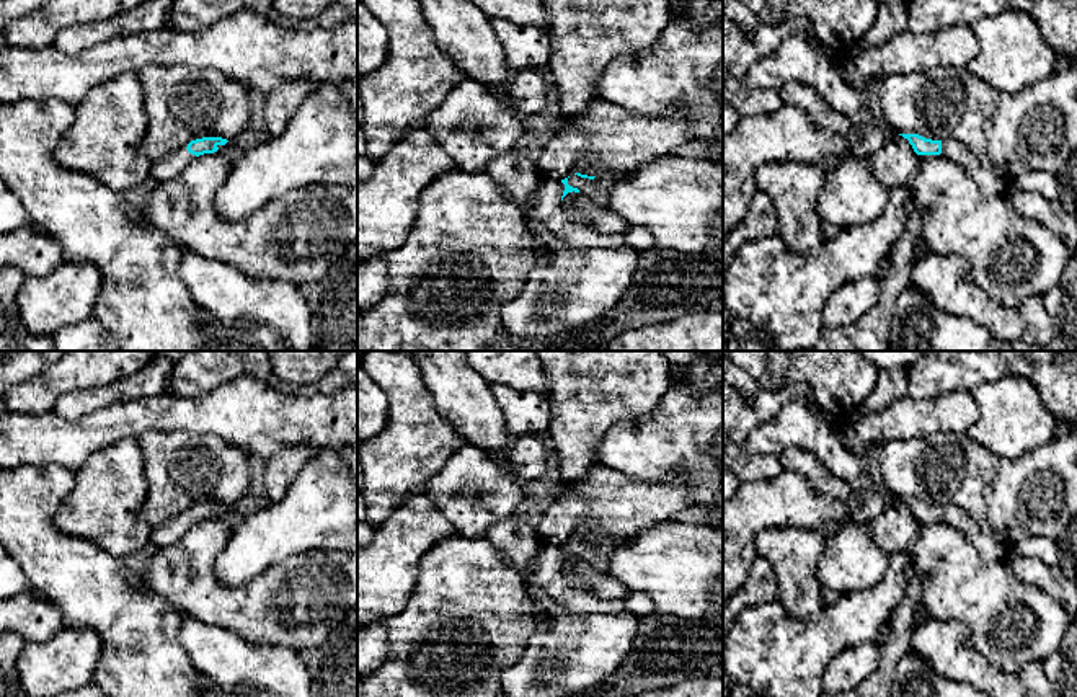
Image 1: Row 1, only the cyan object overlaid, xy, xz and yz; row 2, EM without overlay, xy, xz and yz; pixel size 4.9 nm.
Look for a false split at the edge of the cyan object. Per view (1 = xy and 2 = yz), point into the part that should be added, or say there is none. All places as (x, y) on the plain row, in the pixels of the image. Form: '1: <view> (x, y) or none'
1: xy (167, 534)
2: yz (989, 547)

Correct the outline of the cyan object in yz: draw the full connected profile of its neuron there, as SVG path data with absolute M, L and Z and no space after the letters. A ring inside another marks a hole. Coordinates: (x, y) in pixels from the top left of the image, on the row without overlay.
M919 499L899 501L909 506L920 527L943 522L960 529L986 562L999 562L1005 557L1007 547L964 509L955 504L932 506Z

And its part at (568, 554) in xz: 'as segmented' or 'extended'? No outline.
extended

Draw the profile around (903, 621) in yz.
M914 566L906 568L904 597L894 607L888 622L889 633L881 645L881 659L876 671L860 686L839 692L822 692L821 697L891 697L896 669L901 659L911 651L912 633L917 624L922 584Z

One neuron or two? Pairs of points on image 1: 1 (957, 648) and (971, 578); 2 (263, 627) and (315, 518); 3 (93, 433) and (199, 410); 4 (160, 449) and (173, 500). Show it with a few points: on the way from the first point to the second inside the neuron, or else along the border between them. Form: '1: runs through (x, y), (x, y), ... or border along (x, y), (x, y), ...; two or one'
1: border along (929, 616), (958, 621), (970, 643), (983, 657); two
2: border along (336, 549), (297, 552), (265, 570); two
3: runs through (119, 420), (144, 413), (173, 413); one
4: runs through (173, 462), (173, 487); one

